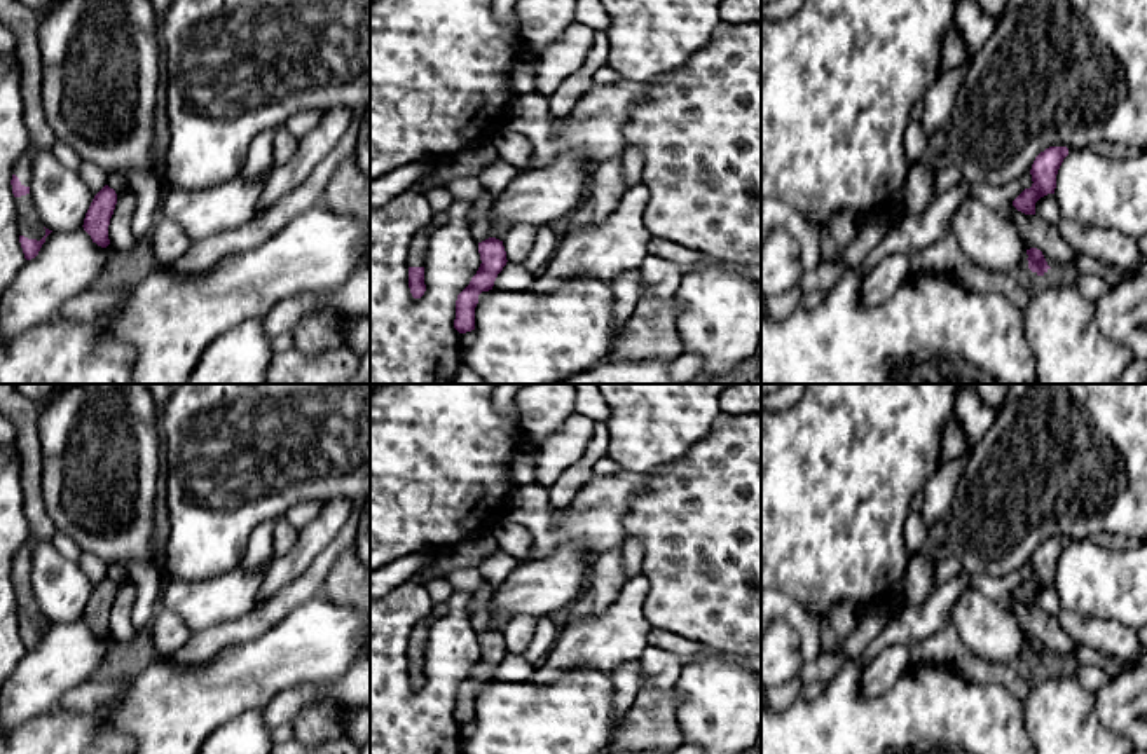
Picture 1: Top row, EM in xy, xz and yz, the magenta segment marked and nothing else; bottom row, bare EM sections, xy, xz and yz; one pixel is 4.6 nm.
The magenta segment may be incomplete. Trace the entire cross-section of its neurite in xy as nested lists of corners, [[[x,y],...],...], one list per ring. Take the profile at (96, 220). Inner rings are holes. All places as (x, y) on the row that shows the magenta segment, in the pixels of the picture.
[[[105,185],[93,199],[86,218],[84,230],[91,236],[93,243],[101,248],[110,244],[108,225],[117,204],[117,194],[113,188]]]

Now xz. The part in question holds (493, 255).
[[[496,237],[478,243],[478,253],[482,264],[470,284],[457,295],[456,300],[454,328],[459,333],[475,330],[475,307],[478,304],[478,295],[492,290],[498,274],[508,262],[503,241]]]

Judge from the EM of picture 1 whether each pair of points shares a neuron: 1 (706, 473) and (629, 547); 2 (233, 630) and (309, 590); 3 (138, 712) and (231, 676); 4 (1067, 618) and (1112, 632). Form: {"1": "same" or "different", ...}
{"1": "different", "2": "same", "3": "same", "4": "same"}

